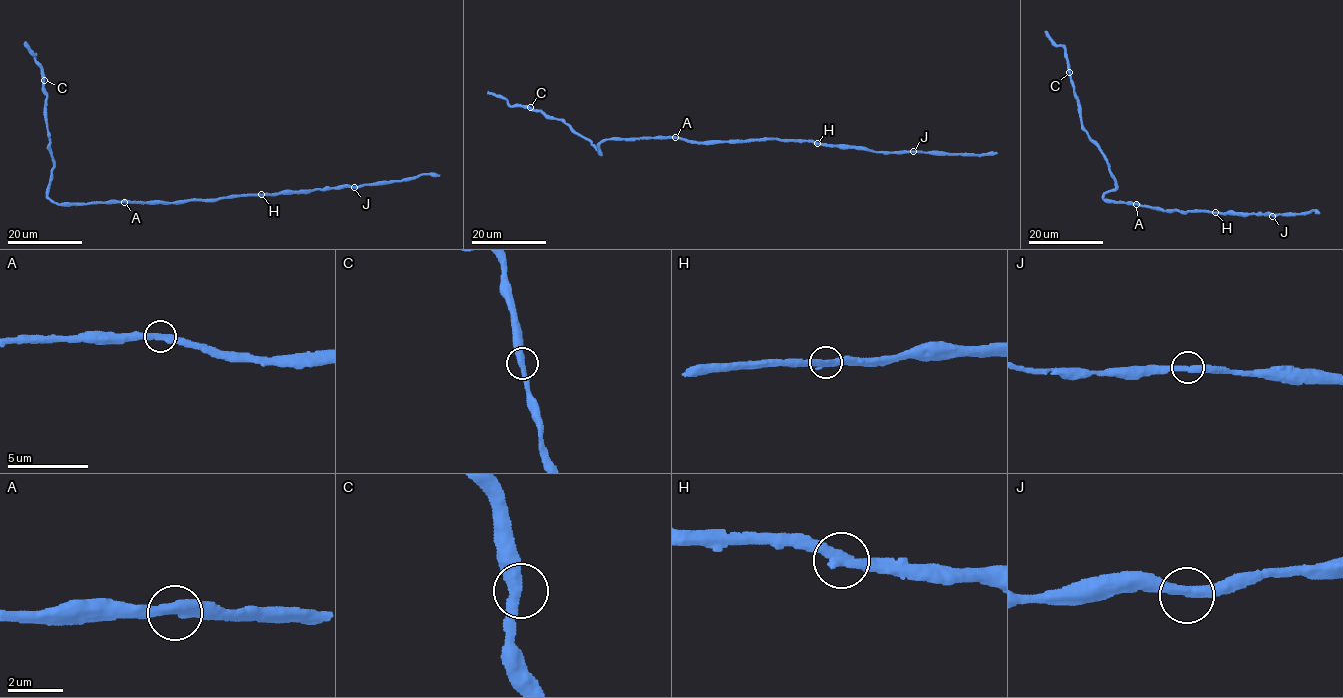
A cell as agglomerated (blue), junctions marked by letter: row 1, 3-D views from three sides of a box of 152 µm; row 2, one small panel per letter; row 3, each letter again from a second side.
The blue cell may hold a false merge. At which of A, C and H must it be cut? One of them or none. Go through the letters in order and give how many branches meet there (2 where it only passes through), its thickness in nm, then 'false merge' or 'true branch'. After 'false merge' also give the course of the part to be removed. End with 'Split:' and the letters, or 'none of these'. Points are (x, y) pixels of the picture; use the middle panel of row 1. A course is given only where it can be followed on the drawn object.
A: branches 2; calibre 380 nm; true branch
C: branches 2; calibre 360 nm; true branch
H: branches 2; calibre 360 nm; true branch
Split: none of these

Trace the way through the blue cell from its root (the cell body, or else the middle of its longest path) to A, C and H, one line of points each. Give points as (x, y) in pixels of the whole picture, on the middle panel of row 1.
A: (713, 142), (689, 142), (675, 137)
C: (713, 142), (671, 137), (606, 139), (599, 144), (598, 153), (590, 142), (561, 120), (530, 107)
H: (713, 142), (781, 139), (812, 140), (817, 143)

